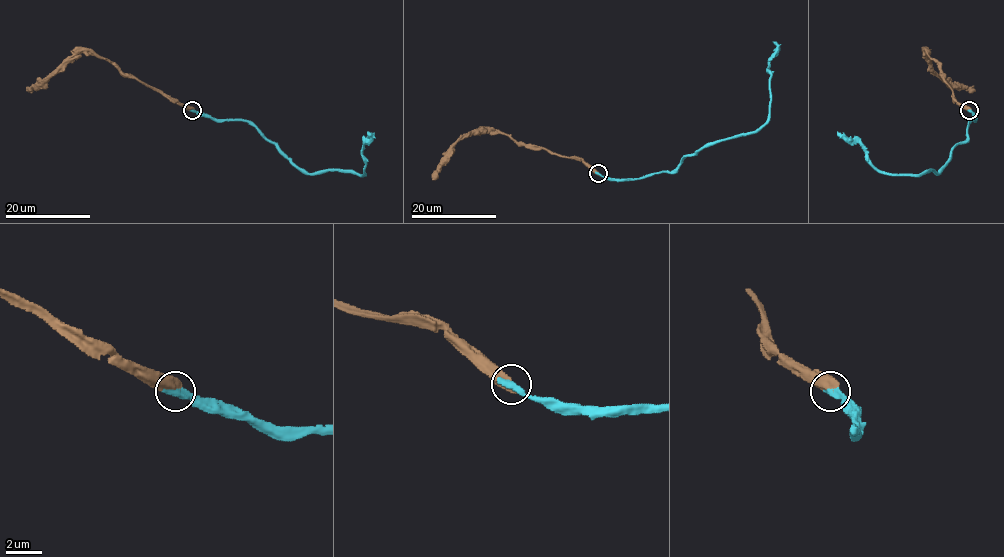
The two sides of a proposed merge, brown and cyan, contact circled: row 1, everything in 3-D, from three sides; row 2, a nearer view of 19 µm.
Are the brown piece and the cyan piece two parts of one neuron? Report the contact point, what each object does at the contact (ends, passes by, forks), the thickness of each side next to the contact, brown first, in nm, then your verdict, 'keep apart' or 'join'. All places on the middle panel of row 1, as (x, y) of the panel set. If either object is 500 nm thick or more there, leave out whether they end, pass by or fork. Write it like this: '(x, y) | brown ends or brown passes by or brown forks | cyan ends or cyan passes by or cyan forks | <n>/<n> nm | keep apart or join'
(598, 173) | 650/440 nm | join

